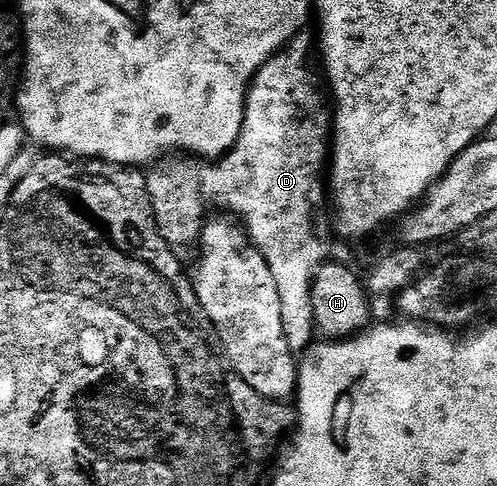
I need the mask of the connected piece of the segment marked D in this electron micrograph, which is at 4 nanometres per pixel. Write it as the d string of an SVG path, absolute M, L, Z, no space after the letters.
M302 31L285 46L281 52L266 63L265 66L253 76L253 83L249 86L249 91L245 95L245 118L243 119L243 127L239 133L239 139L233 144L229 152L224 157L216 158L212 162L210 169L206 168L201 174L201 190L204 191L206 198L210 202L213 201L218 205L218 210L228 211L234 218L239 219L243 226L244 233L250 245L254 249L258 249L263 255L263 259L267 259L267 263L271 267L271 271L275 275L275 283L281 292L281 306L283 307L283 335L287 339L287 343L294 351L305 351L314 344L315 326L313 323L313 308L311 307L311 287L315 275L326 264L325 257L325 241L321 238L321 233L317 230L317 204L321 201L321 193L323 197L323 174L327 169L327 158L331 153L331 105L327 100L327 93L324 88L317 89L317 81L313 78L313 65L309 62L309 56L314 56L315 41L308 37L308 32Z

